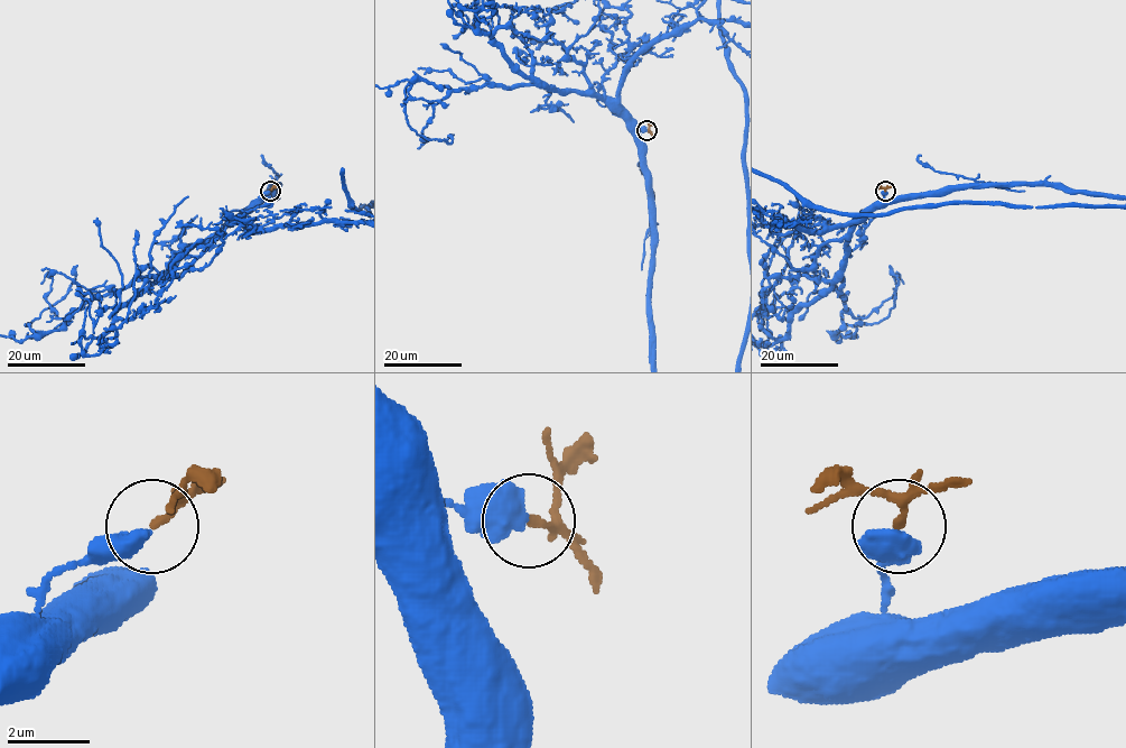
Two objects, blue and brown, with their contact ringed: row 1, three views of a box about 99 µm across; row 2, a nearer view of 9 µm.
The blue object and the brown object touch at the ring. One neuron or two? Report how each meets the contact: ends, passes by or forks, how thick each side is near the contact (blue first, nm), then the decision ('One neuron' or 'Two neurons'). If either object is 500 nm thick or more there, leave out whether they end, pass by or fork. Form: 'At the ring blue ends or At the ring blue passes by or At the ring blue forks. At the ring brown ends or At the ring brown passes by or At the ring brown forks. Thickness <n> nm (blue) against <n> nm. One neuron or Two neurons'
Thickness 550 nm (blue) against 130 nm. One neuron

